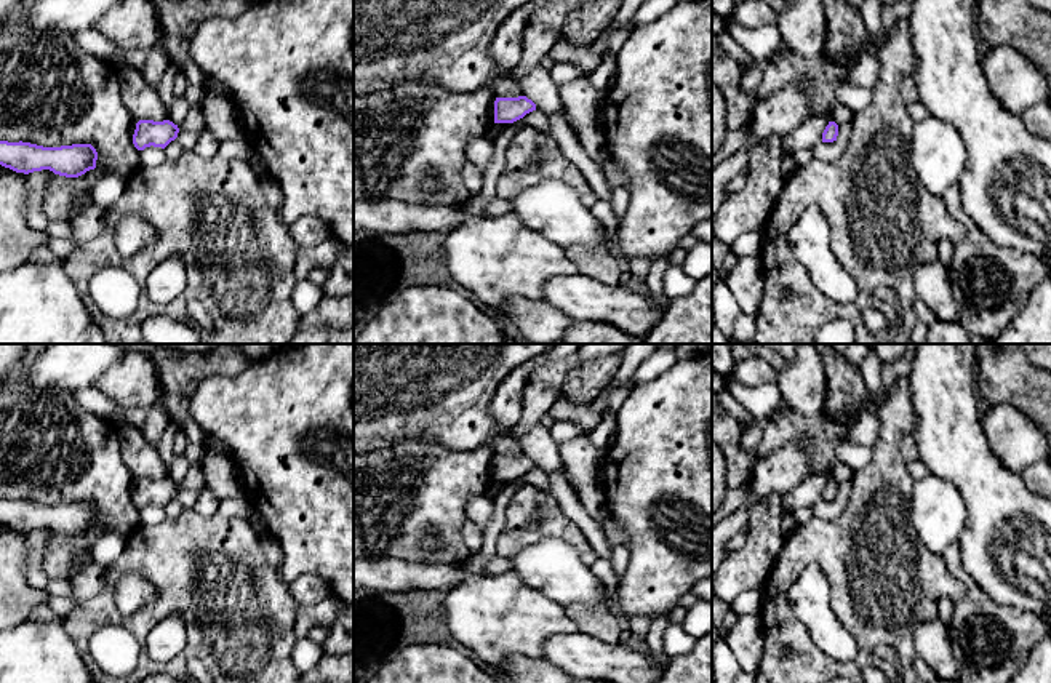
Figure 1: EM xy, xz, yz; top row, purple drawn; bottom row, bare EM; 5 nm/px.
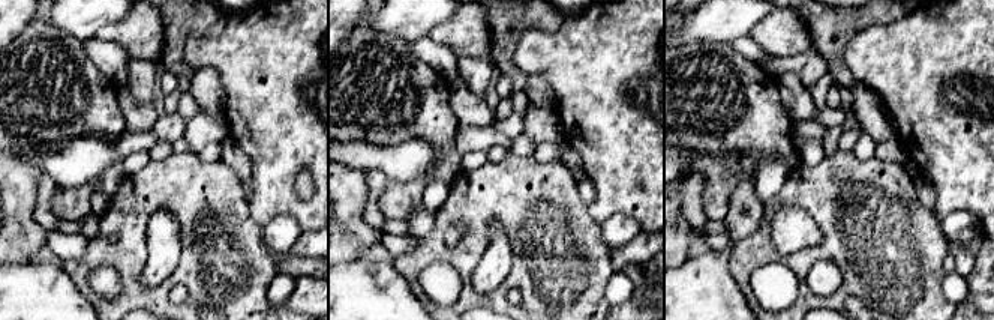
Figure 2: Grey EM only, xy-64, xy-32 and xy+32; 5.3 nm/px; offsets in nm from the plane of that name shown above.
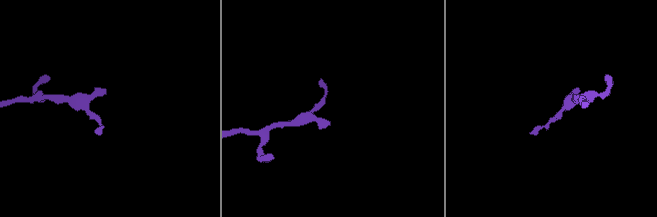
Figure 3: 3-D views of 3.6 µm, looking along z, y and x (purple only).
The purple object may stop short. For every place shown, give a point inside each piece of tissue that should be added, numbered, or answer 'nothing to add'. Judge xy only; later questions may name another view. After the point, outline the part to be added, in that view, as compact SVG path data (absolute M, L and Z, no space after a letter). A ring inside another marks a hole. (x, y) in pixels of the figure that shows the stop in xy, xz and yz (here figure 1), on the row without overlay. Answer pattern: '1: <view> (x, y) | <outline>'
1: xy (187, 498) | M179 489L176 496L176 499L181 502L184 510L192 510L197 497L198 497L198 491L192 491L192 489Z

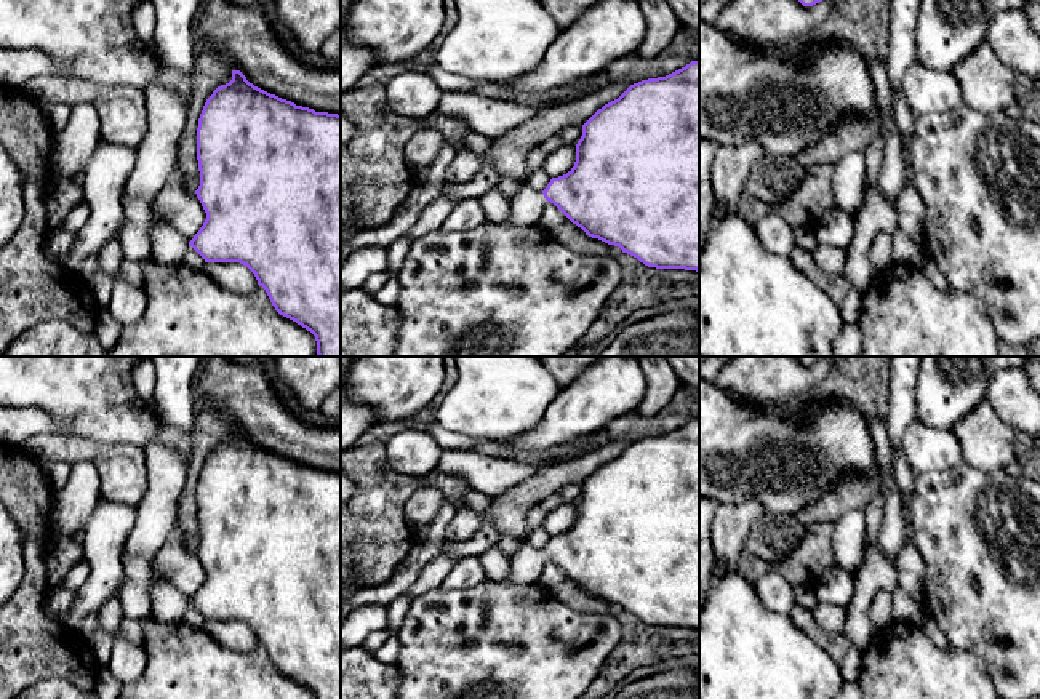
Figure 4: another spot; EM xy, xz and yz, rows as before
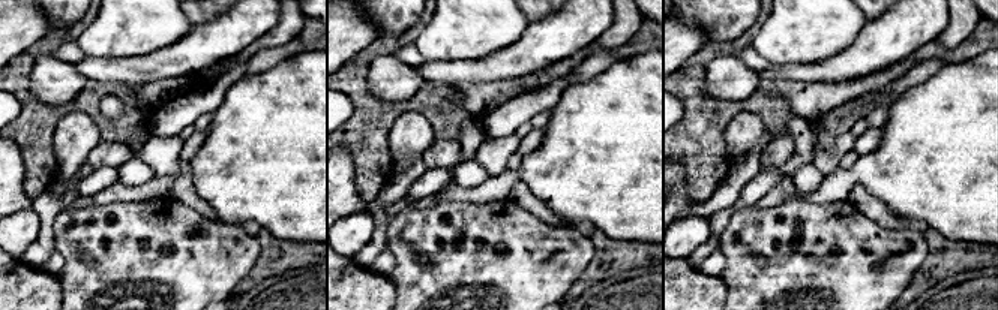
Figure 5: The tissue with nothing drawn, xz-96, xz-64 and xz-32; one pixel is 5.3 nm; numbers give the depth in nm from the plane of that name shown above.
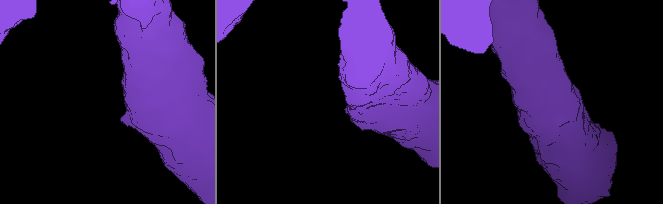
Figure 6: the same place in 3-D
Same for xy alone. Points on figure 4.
nothing to add

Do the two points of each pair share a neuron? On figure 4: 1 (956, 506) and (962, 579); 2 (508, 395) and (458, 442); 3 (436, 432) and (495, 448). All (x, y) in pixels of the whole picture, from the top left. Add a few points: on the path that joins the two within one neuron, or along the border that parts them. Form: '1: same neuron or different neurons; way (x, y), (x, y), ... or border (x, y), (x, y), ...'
1: same neuron; way (962, 523), (962, 562)
2: different neurons; border (436, 419), (447, 429), (474, 440)
3: different neurons; border (476, 440), (472, 448)

